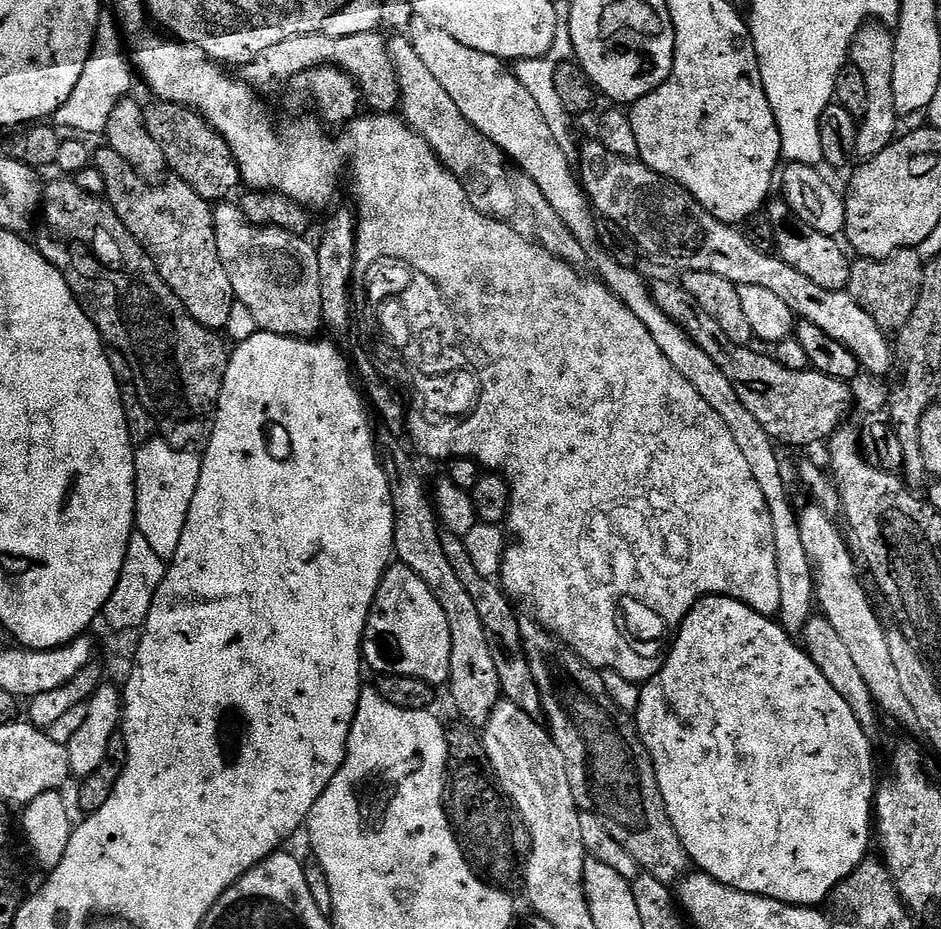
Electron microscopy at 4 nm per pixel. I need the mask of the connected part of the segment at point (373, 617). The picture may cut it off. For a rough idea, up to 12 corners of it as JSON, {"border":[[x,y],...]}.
{"border":[[385,572],[366,660],[433,686],[451,678],[451,630],[432,587]]}

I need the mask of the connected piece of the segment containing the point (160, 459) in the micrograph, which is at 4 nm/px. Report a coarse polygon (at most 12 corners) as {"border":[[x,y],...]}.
{"border":[[160,438],[136,452],[135,531],[175,556],[201,457]]}

